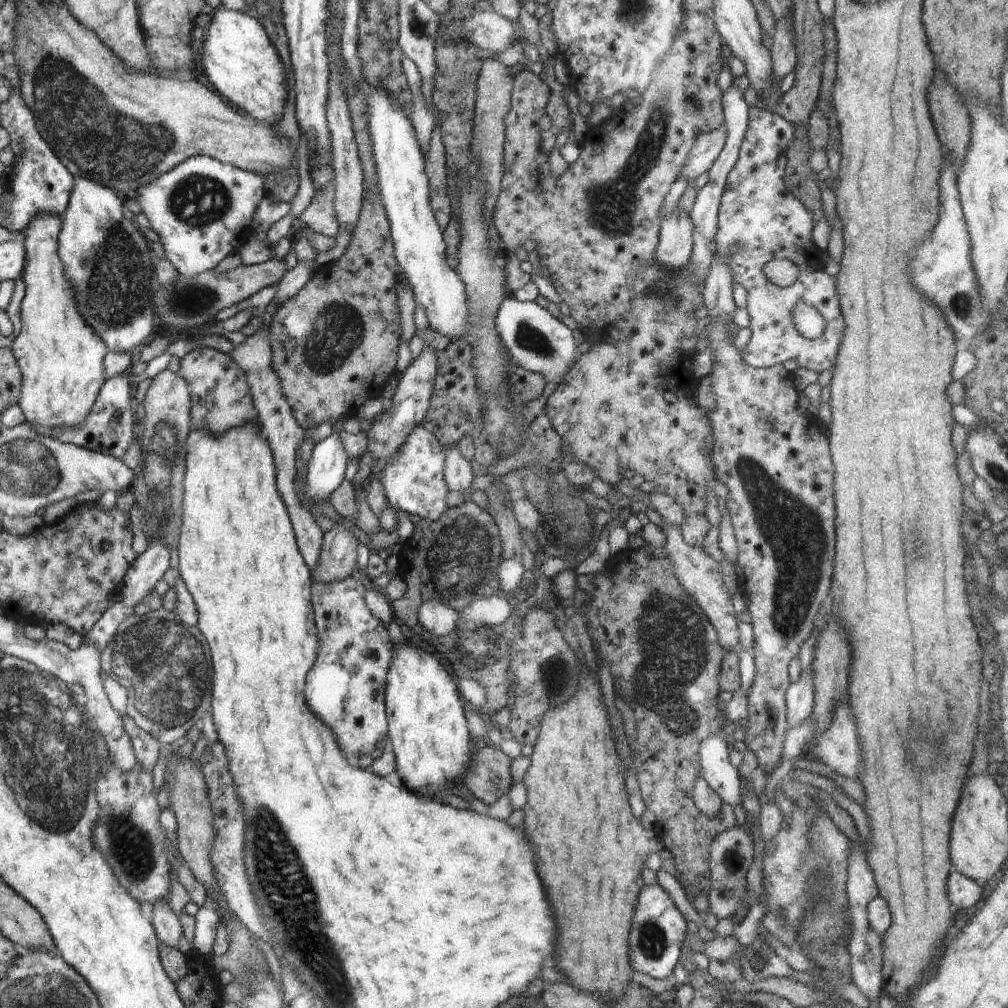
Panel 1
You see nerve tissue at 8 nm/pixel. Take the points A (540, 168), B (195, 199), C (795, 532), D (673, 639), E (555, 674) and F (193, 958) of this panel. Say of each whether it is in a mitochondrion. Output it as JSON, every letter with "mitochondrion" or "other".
{"A":"other","B":"mitochondrion","C":"mitochondrion","D":"mitochondrion","E":"mitochondrion","F":"other"}

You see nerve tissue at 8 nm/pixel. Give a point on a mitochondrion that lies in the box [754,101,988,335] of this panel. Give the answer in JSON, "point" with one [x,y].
{"point":[960,303]}

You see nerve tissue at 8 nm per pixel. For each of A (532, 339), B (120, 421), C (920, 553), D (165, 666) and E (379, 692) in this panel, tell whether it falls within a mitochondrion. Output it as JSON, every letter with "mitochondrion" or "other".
{"A":"mitochondrion","B":"other","C":"mitochondrion","D":"mitochondrion","E":"other"}

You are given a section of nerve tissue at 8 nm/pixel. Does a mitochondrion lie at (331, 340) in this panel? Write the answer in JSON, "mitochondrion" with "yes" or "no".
{"mitochondrion":"yes"}

